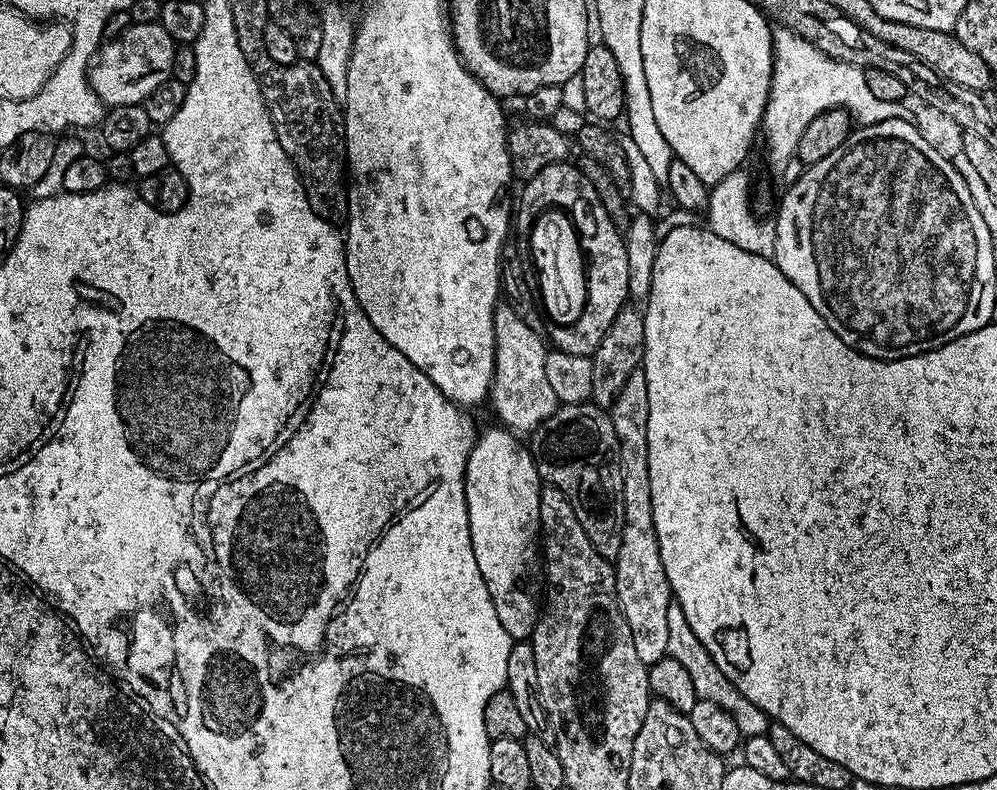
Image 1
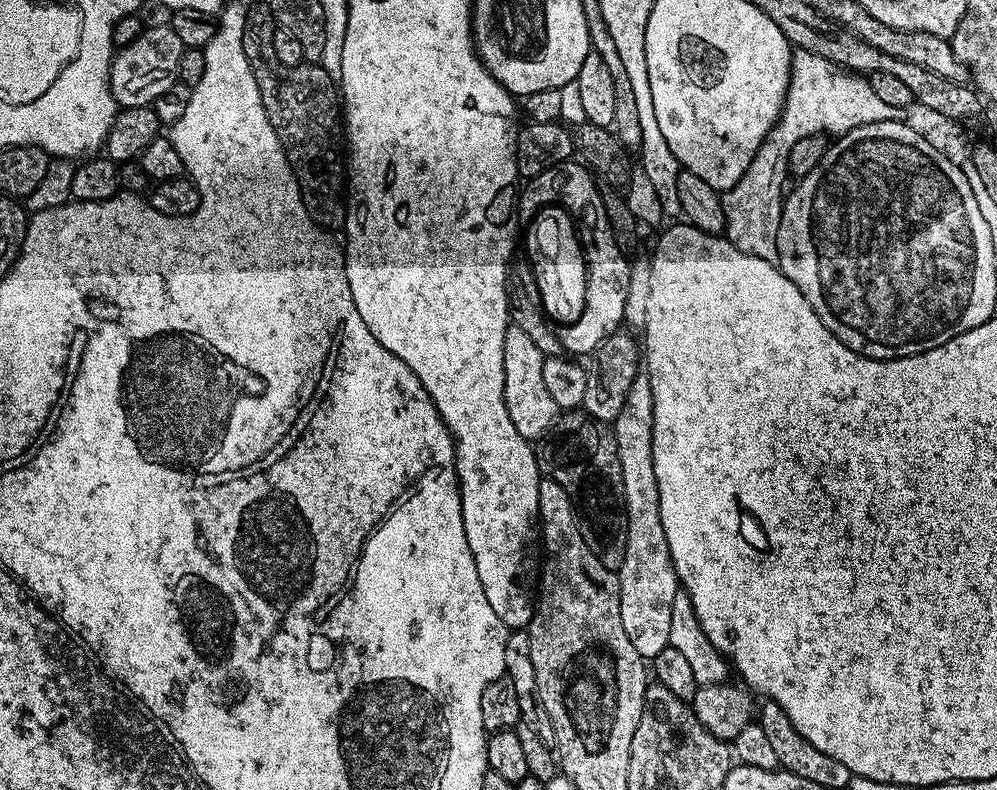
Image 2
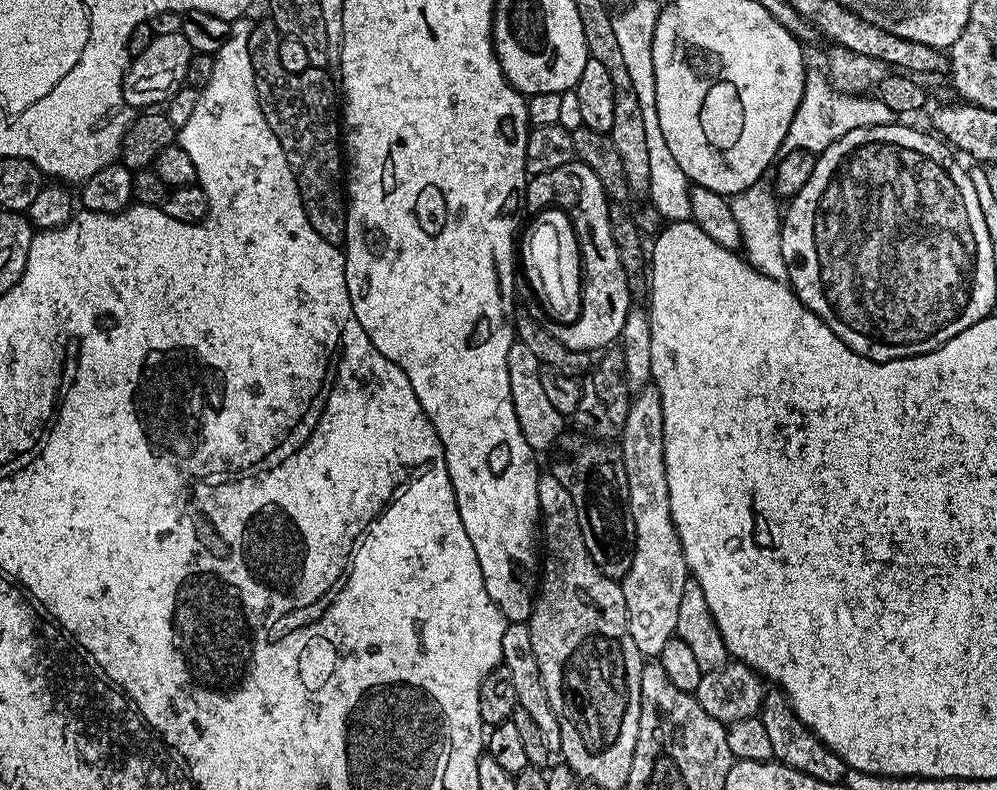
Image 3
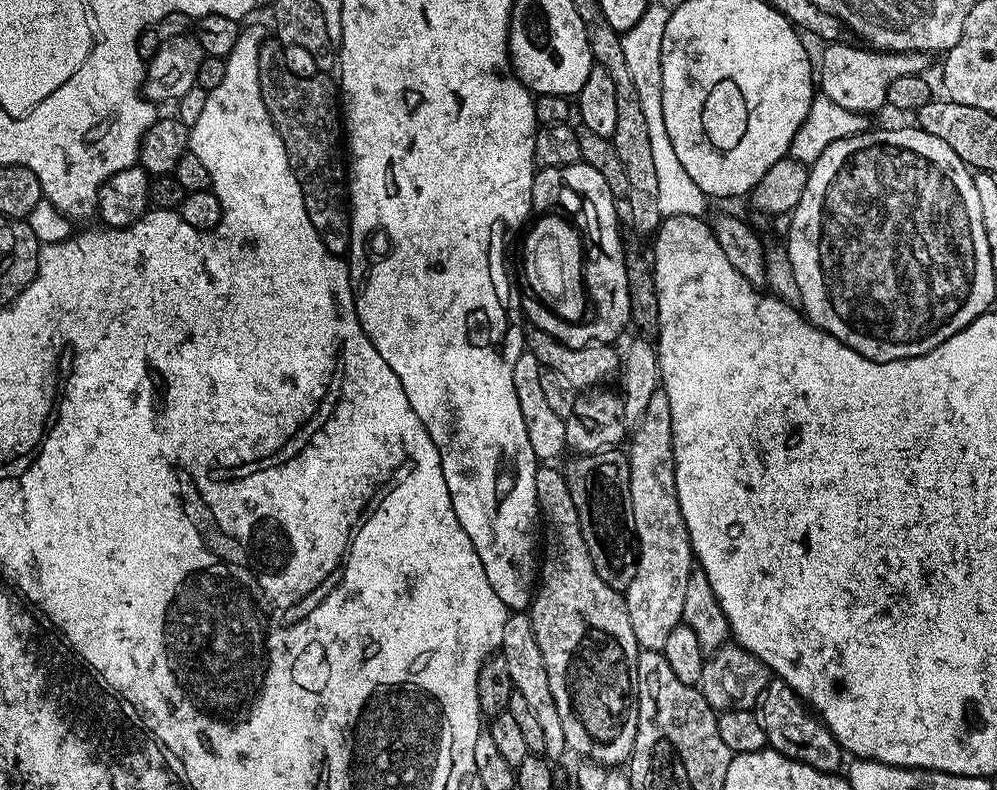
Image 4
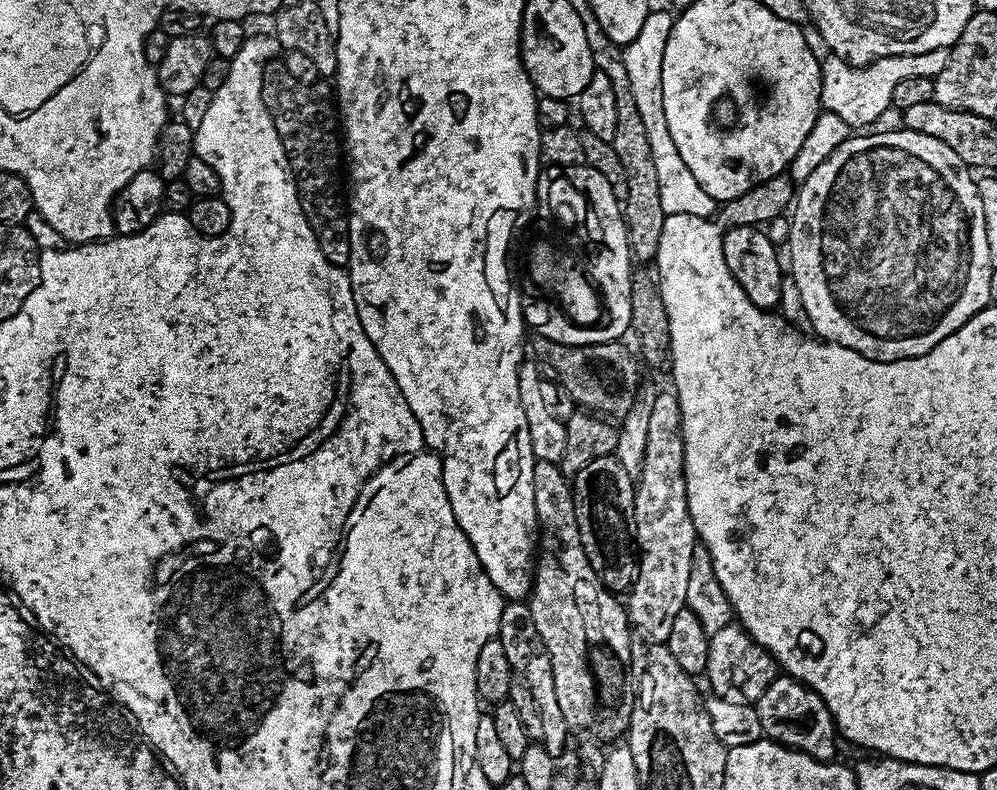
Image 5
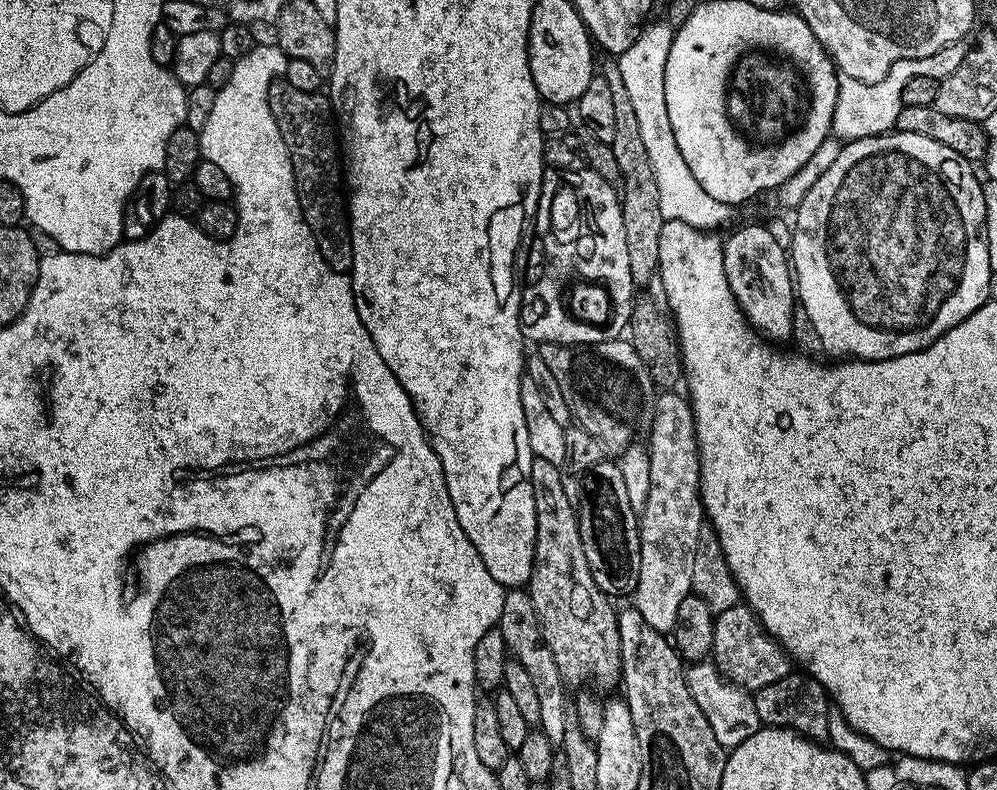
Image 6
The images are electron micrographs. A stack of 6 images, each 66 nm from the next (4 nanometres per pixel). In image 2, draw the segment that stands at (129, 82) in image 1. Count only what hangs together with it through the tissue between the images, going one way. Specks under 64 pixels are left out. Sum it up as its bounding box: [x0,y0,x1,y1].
[108,26,184,108]

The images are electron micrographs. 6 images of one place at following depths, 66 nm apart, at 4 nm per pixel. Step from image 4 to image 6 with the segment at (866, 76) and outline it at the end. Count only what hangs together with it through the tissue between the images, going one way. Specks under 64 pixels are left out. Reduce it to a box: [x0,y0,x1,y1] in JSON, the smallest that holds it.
[831,41,968,142]

